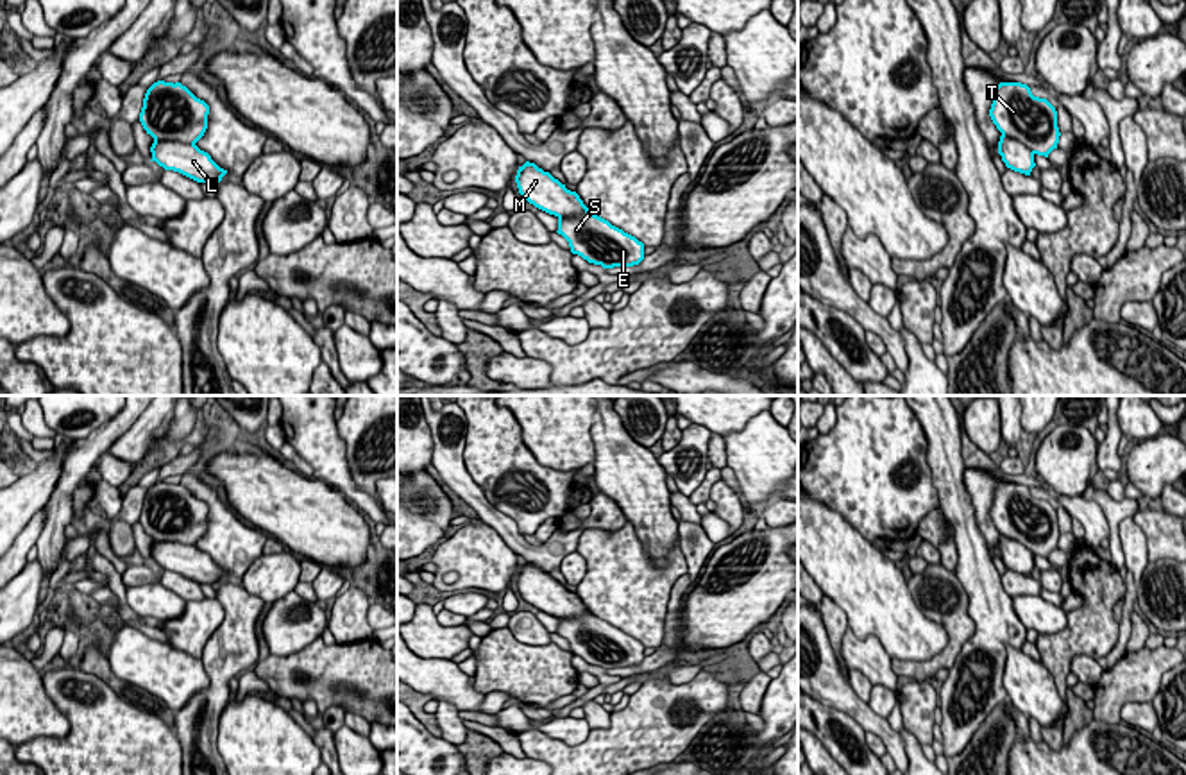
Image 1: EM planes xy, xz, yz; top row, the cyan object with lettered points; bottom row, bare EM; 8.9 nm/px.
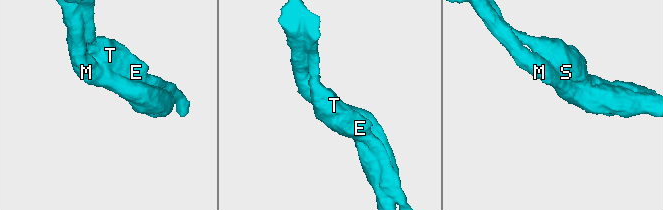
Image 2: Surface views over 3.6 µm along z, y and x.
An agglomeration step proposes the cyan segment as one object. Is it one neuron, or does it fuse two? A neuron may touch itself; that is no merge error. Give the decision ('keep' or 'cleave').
keep

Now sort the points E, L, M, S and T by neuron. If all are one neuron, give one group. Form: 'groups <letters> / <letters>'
groups E L M S T

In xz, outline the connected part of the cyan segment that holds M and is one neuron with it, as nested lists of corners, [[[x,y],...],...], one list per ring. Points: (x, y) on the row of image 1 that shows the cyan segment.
[[[535,163],[519,166],[515,183],[529,204],[558,218],[556,233],[569,242],[572,254],[603,268],[633,267],[644,260],[642,242],[594,215],[576,192]]]

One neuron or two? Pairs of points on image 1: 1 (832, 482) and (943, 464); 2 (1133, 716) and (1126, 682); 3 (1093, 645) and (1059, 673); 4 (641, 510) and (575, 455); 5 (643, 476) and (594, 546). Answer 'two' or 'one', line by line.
1: two
2: two
3: one
4: two
5: two

